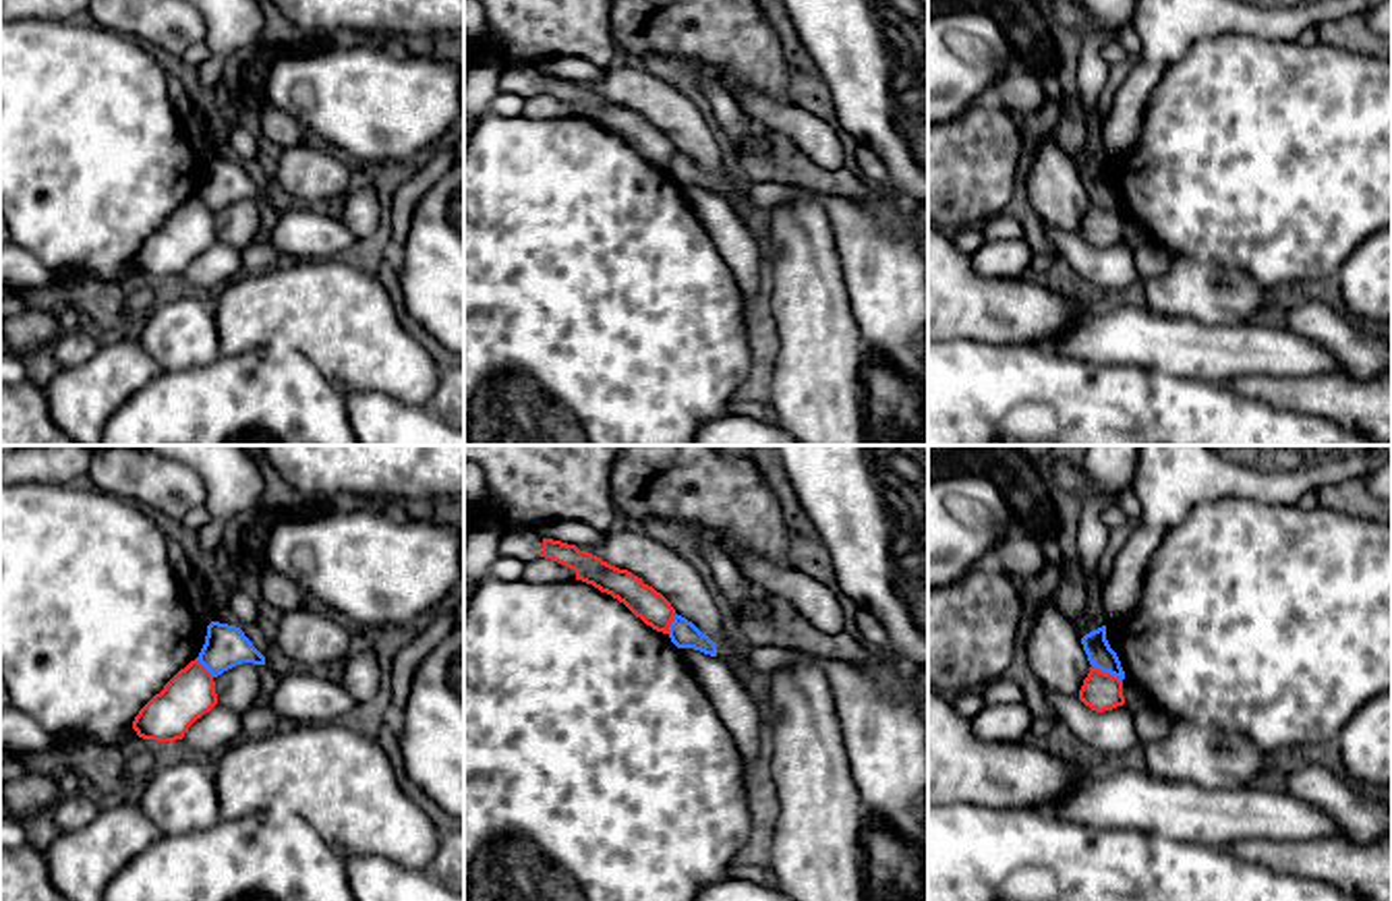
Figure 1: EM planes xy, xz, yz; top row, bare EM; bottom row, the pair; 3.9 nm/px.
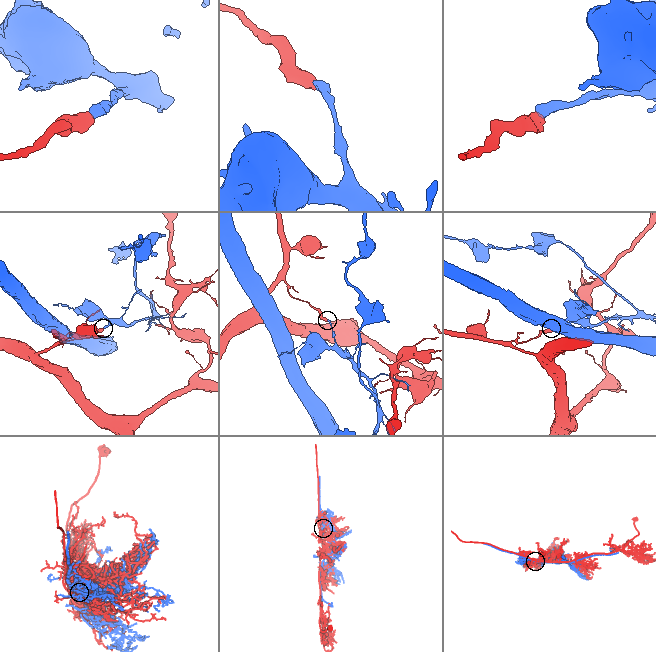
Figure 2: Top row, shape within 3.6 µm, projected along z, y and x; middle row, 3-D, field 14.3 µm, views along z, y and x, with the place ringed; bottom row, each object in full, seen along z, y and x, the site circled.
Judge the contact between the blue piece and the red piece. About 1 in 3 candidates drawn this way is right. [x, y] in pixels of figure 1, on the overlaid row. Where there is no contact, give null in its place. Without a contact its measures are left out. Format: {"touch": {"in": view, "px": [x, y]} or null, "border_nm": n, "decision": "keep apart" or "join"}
{"touch": {"in": "yz", "px": [1107, 672]}, "border_nm": 140, "decision": "keep apart"}

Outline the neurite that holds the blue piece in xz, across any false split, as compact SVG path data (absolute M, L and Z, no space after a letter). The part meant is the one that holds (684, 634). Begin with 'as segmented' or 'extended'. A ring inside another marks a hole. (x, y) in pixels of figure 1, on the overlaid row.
as segmented | M682 615L673 617L669 638L677 648L694 648L704 655L717 657L717 644Z

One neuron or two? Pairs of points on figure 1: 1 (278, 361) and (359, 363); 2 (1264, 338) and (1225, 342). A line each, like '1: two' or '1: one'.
1: two
2: one

